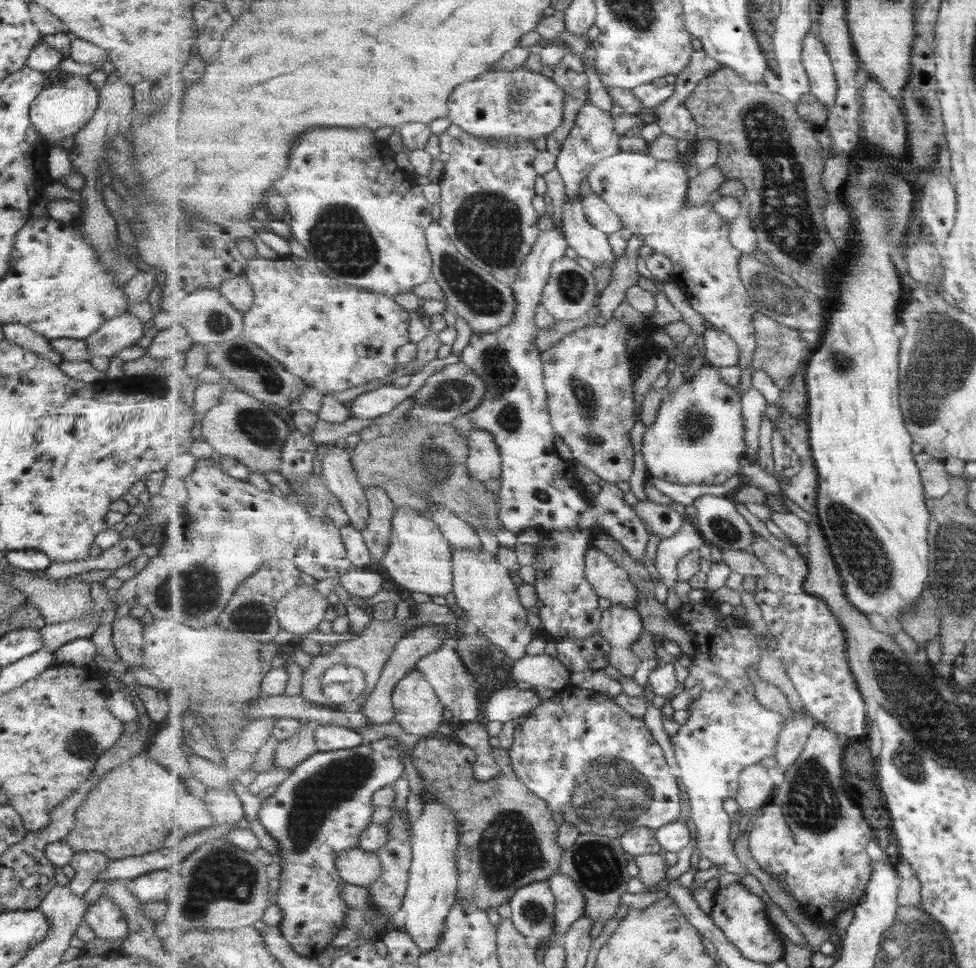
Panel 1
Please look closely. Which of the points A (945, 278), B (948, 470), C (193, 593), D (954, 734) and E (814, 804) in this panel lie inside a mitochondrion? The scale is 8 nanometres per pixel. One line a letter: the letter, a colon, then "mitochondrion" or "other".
A: other
B: other
C: mitochondrion
D: mitochondrion
E: mitochondrion

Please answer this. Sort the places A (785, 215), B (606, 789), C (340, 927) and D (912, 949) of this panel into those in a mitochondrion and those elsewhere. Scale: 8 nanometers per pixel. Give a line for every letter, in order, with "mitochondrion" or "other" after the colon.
A: mitochondrion
B: mitochondrion
C: other
D: mitochondrion

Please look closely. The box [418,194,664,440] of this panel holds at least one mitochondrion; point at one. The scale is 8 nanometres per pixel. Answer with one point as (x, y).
(479, 296)

